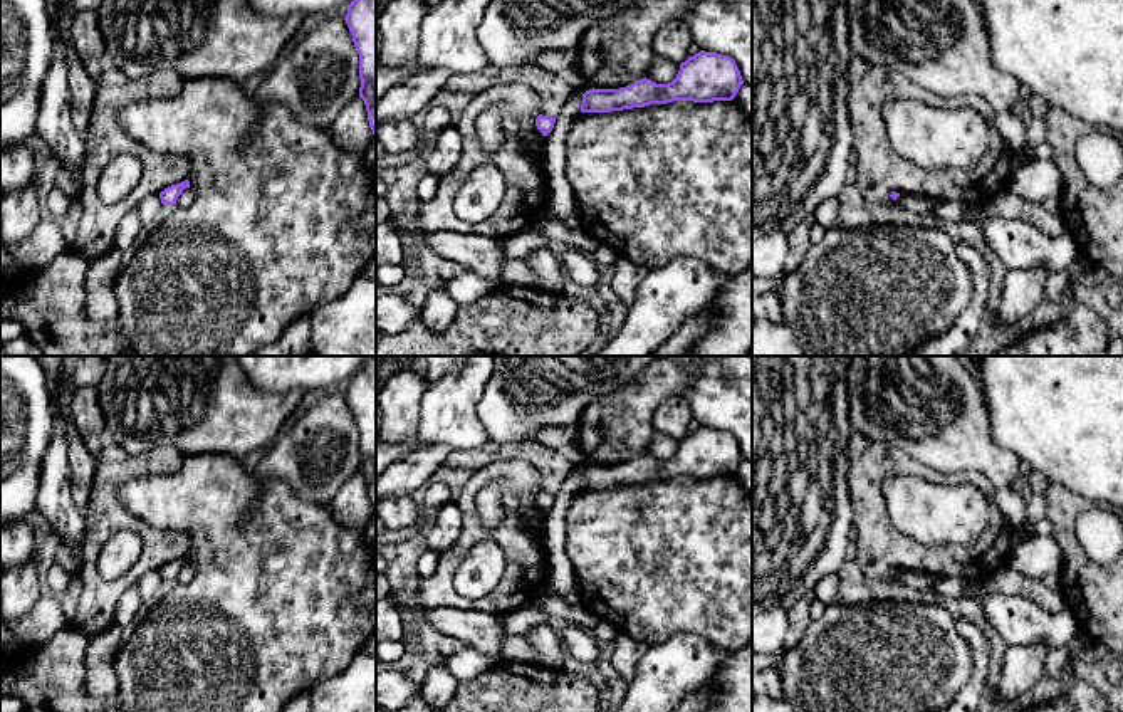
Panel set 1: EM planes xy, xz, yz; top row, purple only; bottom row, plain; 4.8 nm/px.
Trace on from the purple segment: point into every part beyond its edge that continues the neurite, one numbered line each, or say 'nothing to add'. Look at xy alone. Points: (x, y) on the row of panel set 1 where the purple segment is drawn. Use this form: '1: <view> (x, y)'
nothing to add

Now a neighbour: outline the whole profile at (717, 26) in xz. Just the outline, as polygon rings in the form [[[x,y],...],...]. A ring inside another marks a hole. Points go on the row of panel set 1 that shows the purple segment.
[[[693,0],[680,20],[700,50],[732,57],[752,86],[752,0]]]

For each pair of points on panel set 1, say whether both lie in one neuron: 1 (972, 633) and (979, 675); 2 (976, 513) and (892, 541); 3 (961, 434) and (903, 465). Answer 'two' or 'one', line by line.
1: one
2: two
3: two

